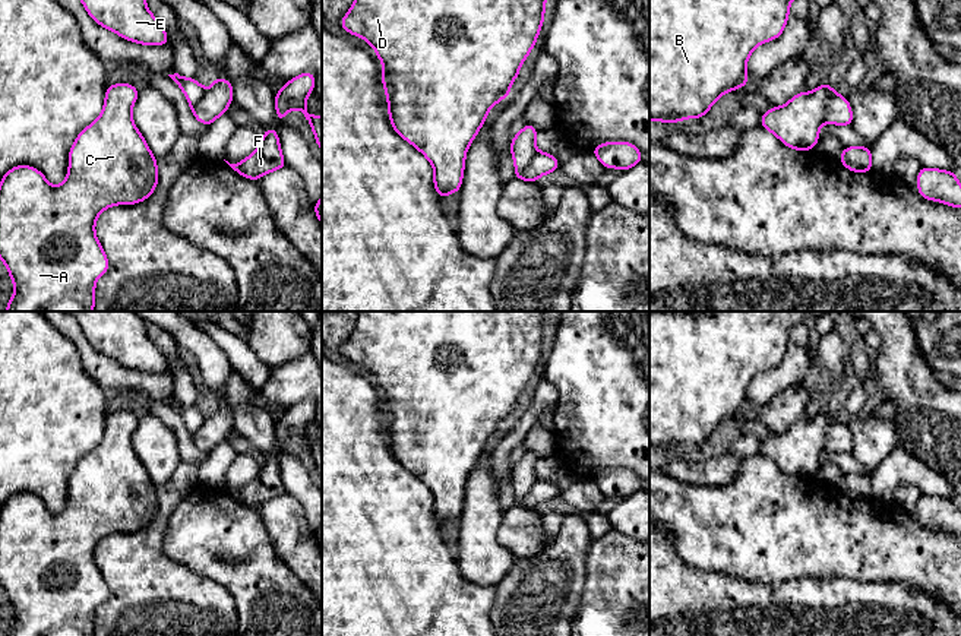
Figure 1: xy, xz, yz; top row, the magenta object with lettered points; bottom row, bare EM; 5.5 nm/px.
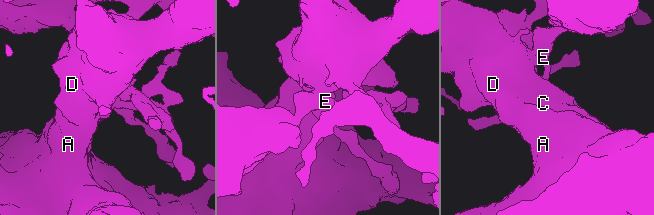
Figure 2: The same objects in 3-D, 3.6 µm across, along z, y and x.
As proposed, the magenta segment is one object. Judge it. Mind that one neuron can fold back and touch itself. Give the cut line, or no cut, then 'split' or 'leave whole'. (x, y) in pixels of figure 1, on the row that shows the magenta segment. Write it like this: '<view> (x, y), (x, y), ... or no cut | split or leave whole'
yz (837, 94), (827, 101), (824, 122) | split

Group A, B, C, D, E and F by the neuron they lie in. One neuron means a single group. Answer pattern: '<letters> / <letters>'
A B C D F / E

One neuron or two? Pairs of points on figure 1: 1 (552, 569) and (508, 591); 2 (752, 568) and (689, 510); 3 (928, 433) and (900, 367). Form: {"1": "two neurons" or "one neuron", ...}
{"1": "one neuron", "2": "one neuron", "3": "one neuron"}

